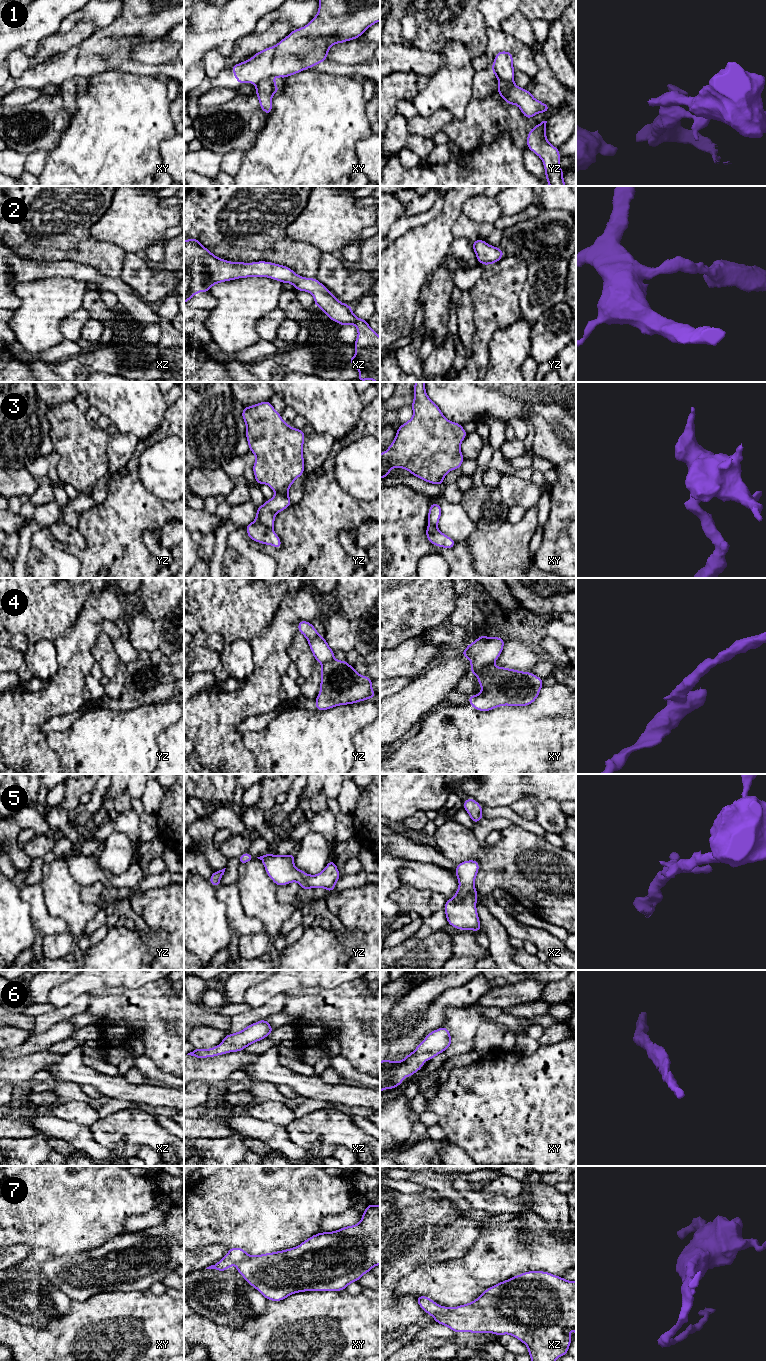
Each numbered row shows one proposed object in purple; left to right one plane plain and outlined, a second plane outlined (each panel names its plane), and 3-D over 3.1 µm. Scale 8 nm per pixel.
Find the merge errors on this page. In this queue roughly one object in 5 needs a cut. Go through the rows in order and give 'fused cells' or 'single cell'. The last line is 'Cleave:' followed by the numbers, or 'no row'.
1: fused cells
2: single cell
3: fused cells
4: fused cells
5: single cell
6: single cell
7: single cell
Cleave: 1, 3, 4

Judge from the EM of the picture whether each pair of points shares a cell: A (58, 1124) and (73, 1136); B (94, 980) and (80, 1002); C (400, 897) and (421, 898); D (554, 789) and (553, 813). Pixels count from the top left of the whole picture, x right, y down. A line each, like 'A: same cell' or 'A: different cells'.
A: same cell
B: different cells
C: same cell
D: different cells

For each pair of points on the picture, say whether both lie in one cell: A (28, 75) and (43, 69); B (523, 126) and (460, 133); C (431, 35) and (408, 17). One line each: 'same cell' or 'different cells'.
A: same cell
B: same cell
C: different cells

